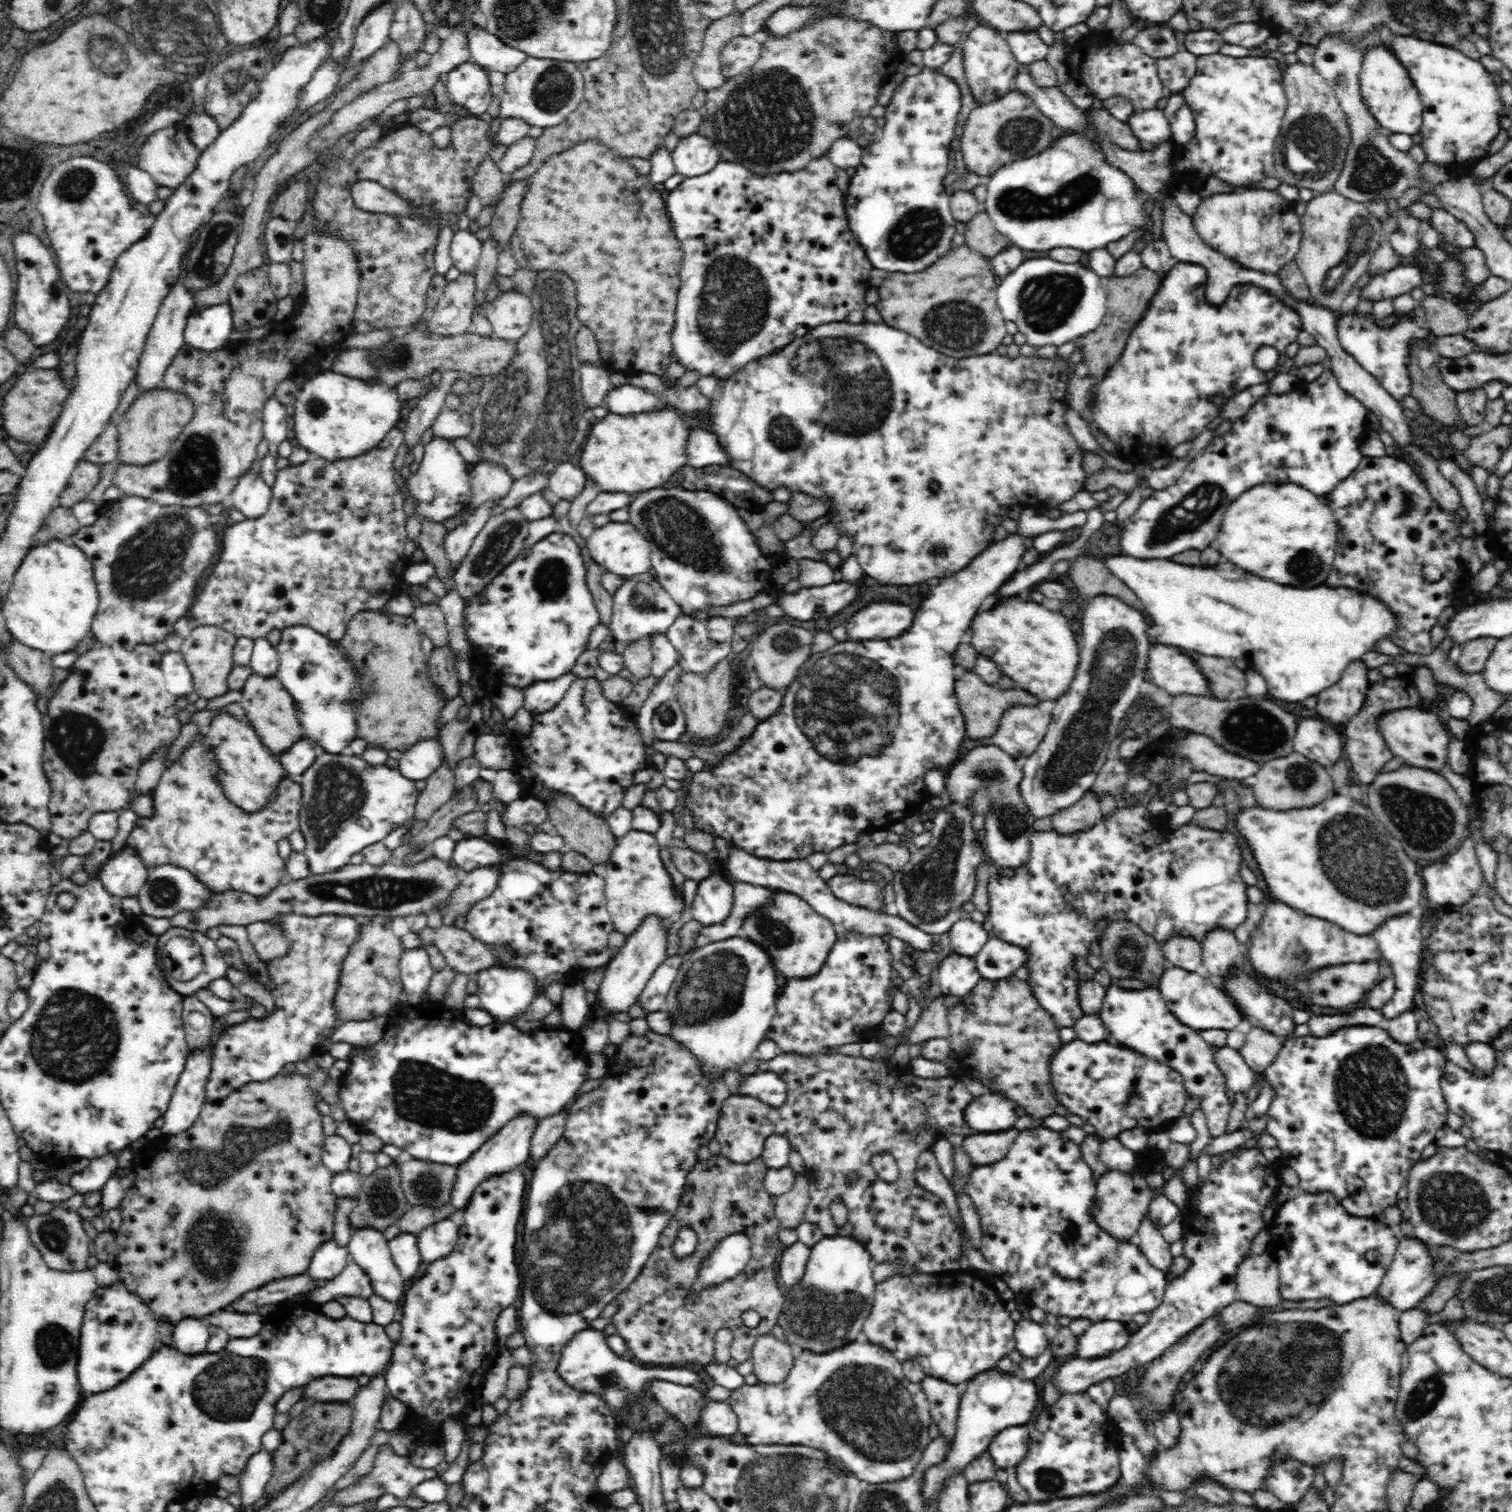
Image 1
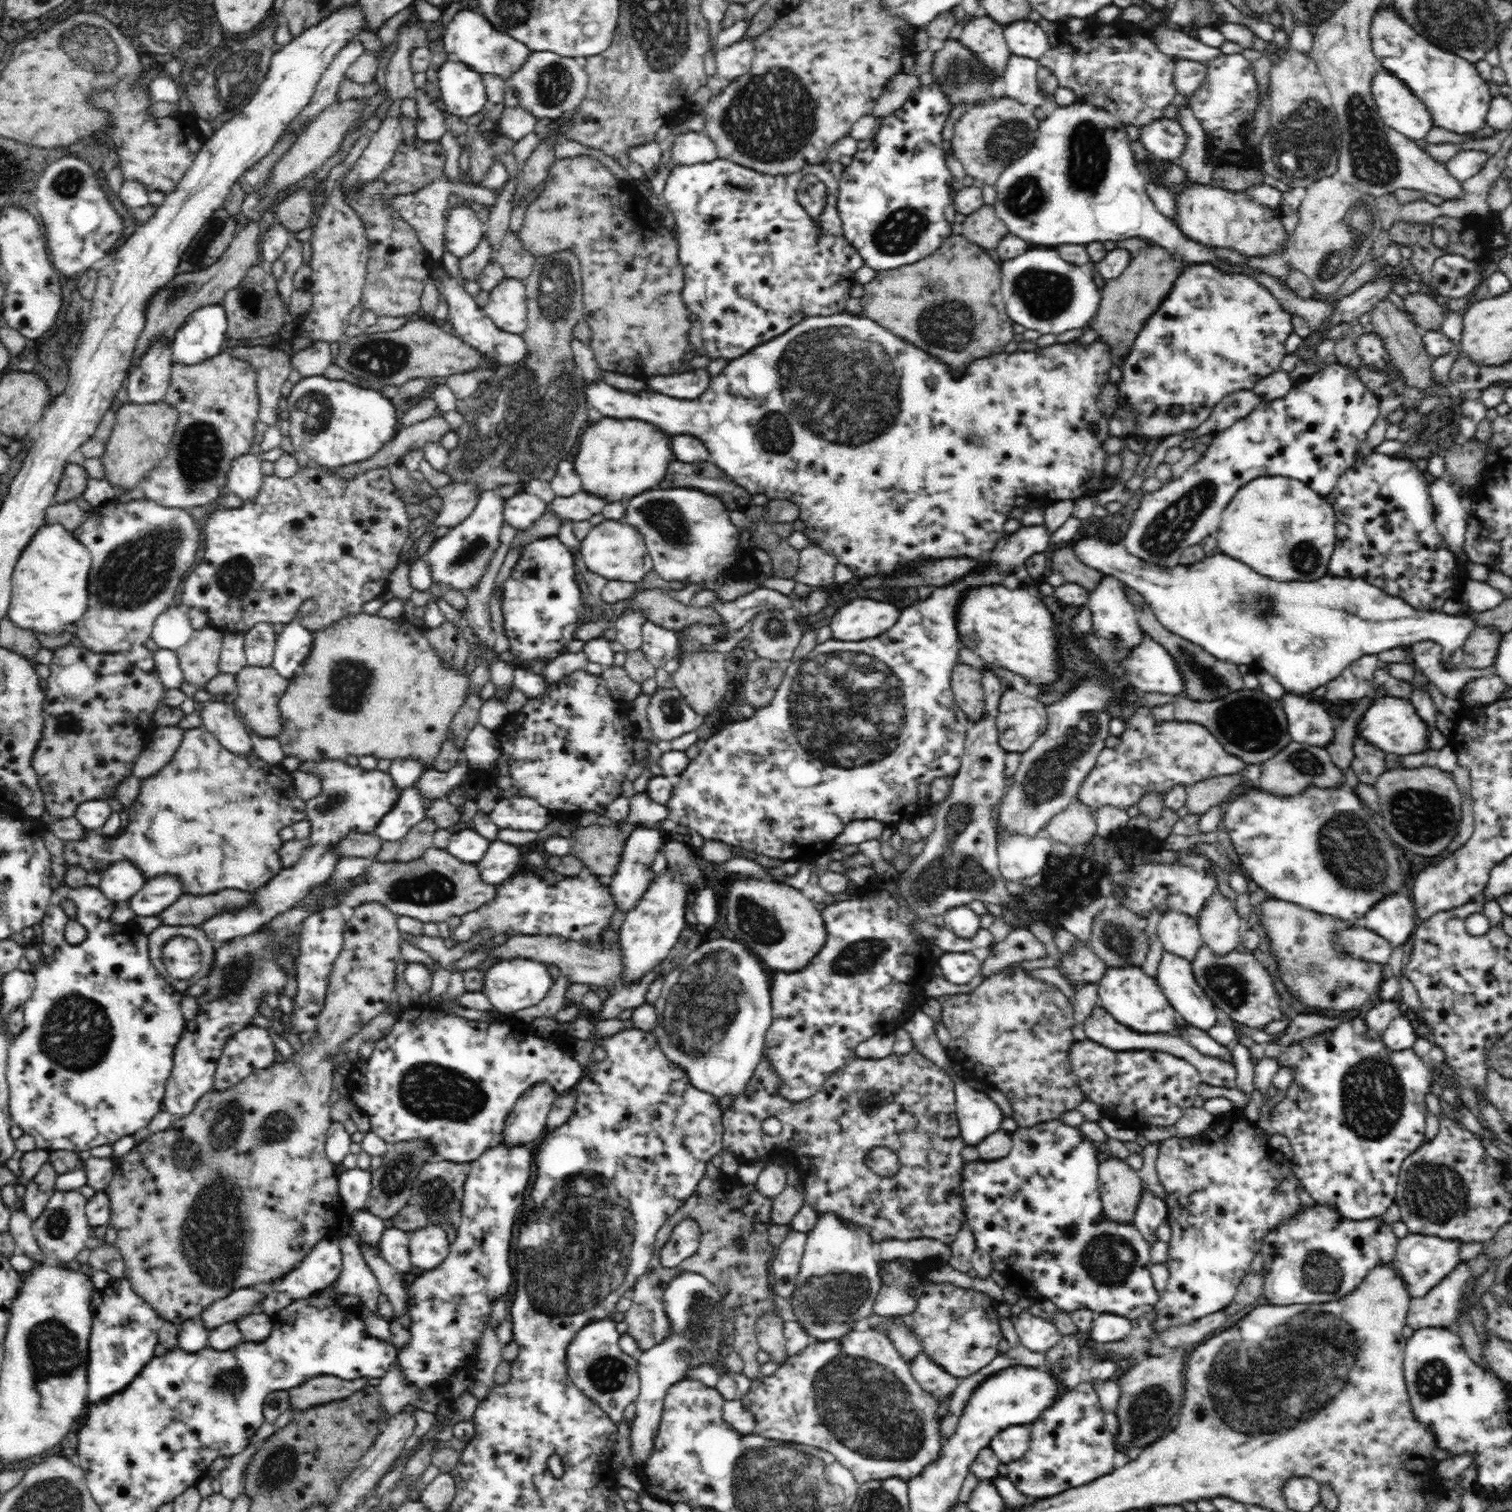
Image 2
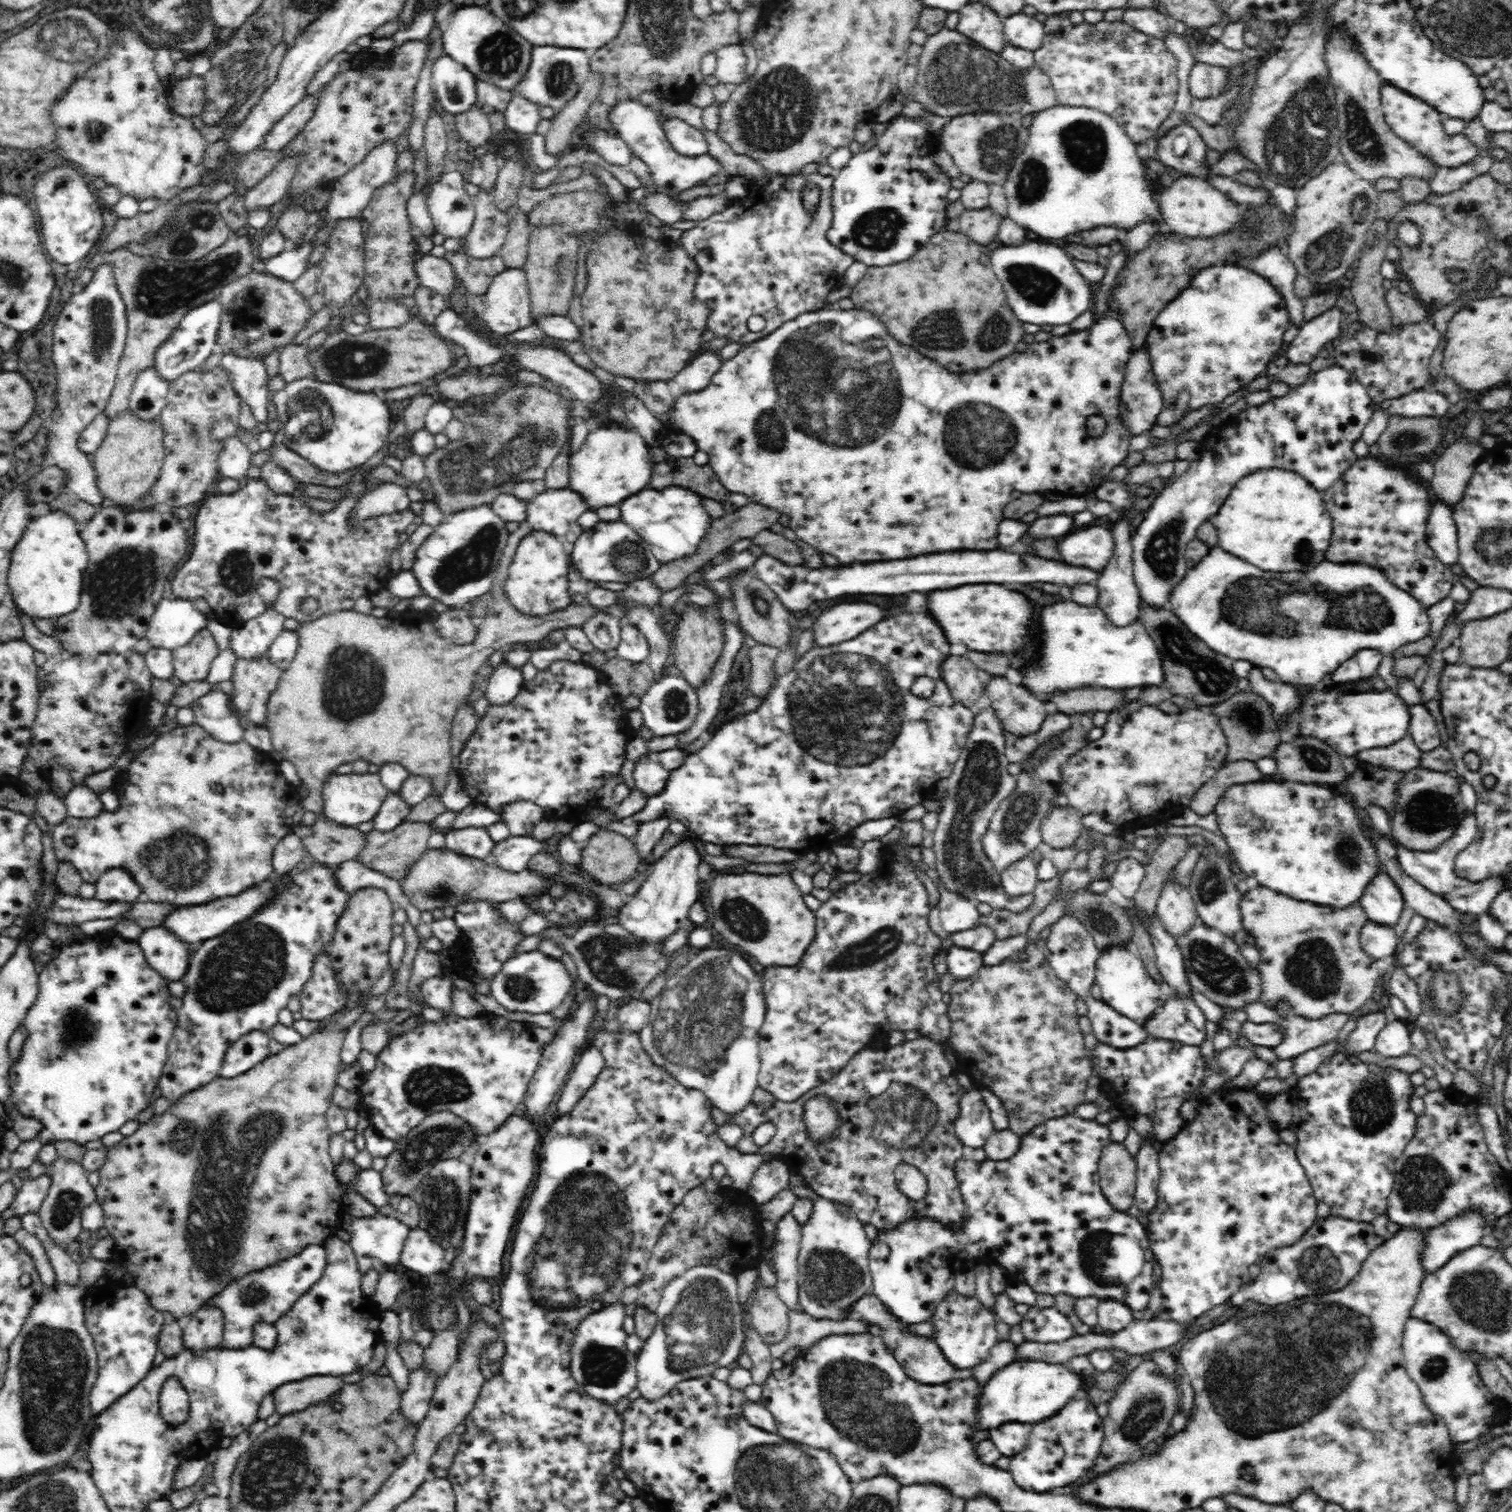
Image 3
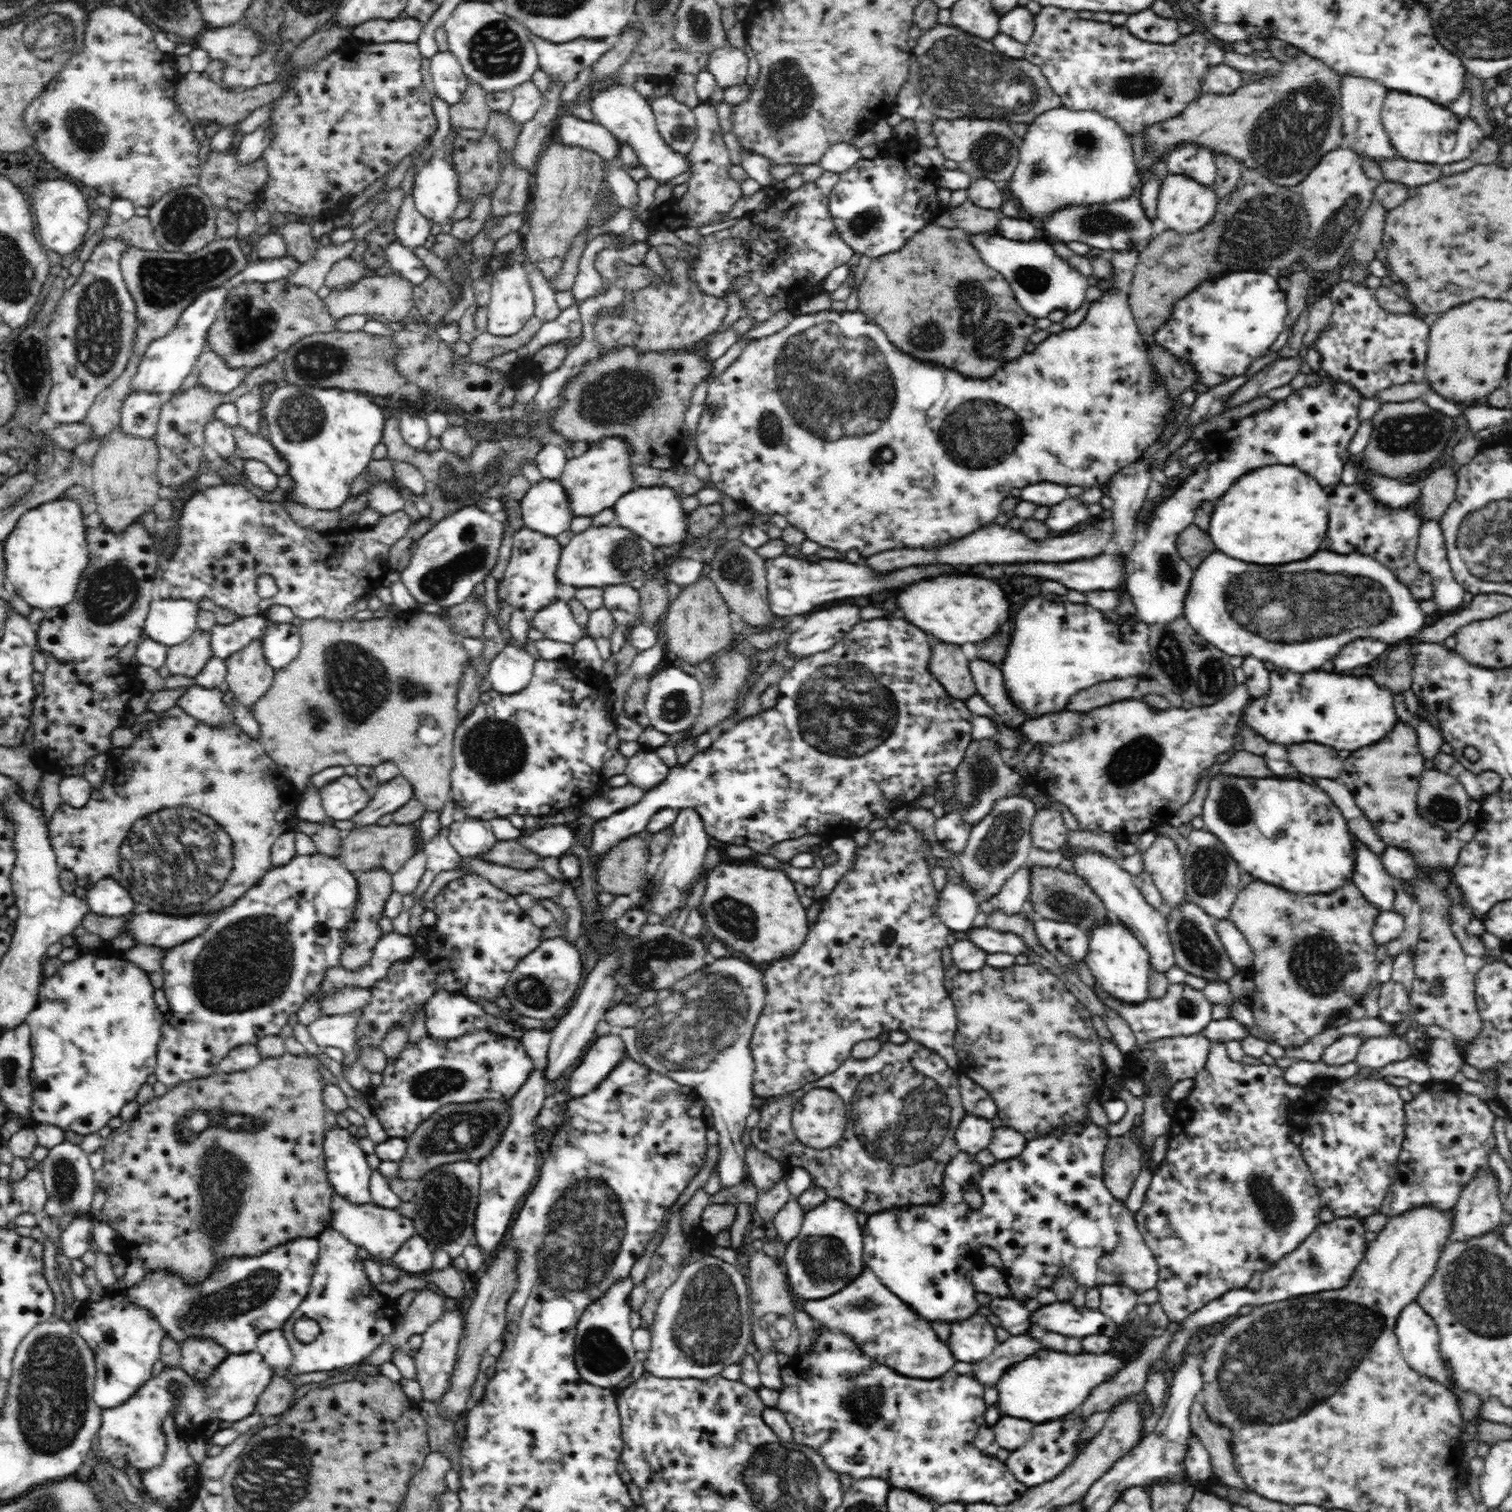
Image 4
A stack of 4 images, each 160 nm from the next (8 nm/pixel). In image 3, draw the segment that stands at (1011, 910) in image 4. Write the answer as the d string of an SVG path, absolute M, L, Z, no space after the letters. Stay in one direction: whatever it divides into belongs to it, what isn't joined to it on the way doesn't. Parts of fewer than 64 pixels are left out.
M1030 856L1026 857L999 874L1002 890L1010 900L1032 894L1039 881L1036 869L1038 864L1035 864Z

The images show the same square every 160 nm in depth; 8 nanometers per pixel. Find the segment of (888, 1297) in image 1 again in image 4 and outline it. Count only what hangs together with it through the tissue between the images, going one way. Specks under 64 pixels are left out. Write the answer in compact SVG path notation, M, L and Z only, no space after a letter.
M974 1314L966 1320L950 1323L952 1337L948 1346L957 1361L975 1363L986 1358L998 1344L995 1329L987 1317Z

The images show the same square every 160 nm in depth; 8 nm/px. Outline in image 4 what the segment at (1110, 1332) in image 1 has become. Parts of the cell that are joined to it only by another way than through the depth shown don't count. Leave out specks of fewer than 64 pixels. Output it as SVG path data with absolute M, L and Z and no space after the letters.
M1128 1283L1103 1284L1099 1286L1099 1291L1100 1311L1119 1325L1130 1320L1134 1308L1141 1301L1138 1290Z

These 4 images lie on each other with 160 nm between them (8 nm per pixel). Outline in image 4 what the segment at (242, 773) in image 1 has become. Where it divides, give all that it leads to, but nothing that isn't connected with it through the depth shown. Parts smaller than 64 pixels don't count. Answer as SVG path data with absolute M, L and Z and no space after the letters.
M194 684L184 688L176 705L190 716L210 726L220 726L220 724L226 726L235 721L230 707L222 699L223 695L220 689L210 689Z

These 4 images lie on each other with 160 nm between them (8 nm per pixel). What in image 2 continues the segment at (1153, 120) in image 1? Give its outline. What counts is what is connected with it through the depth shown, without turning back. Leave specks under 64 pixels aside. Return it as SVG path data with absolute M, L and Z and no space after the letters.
M1164 118L1146 126L1140 134L1139 142L1156 159L1166 163L1176 163L1186 152L1189 134L1178 120Z

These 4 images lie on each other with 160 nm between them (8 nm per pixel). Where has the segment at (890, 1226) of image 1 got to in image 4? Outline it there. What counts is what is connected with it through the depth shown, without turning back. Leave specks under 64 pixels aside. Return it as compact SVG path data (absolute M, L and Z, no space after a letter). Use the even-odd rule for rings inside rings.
M910 1039L906 1040L906 1042L902 1042L902 1044L892 1043L892 1041L889 1040L882 1044L878 1049L878 1052L874 1054L874 1057L866 1059L852 1059L850 1057L845 1062L842 1062L841 1066L838 1066L838 1070L834 1070L832 1074L828 1074L827 1076L824 1076L824 1078L808 1083L805 1086L802 1086L800 1090L794 1090L794 1092L791 1092L790 1096L782 1101L774 1103L761 1102L761 1104L758 1099L757 1104L760 1105L760 1122L754 1129L750 1130L748 1135L752 1144L758 1145L758 1149L768 1153L770 1157L777 1160L785 1168L791 1169L800 1166L810 1171L812 1178L815 1180L813 1185L826 1187L830 1199L839 1199L854 1210L860 1209L868 1214L873 1213L874 1211L885 1211L886 1209L894 1208L896 1206L906 1206L908 1203L935 1203L938 1202L939 1199L939 1183L942 1180L944 1167L950 1162L950 1159L960 1151L960 1147L955 1140L955 1133L958 1126L962 1123L966 1112L962 1103L959 1078L960 1071L954 1071L954 1069L946 1063L946 1060L942 1058L942 1055L938 1054L936 1051L931 1051L925 1046L922 1046L922 1044L911 1041ZM815 1089L829 1089L836 1095L839 1095L843 1103L846 1104L845 1117L847 1118L847 1126L842 1138L840 1138L838 1142L835 1142L830 1148L820 1150L801 1144L797 1140L791 1124L791 1114L794 1106L808 1094L808 1092Z

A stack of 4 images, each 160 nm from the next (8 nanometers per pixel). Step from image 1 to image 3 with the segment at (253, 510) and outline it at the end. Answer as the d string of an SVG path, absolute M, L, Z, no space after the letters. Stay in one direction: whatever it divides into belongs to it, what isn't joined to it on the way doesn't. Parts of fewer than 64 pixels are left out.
M229 436L221 440L218 451L217 465L219 472L224 478L238 480L241 484L246 483L246 474L252 465L253 454L242 443L238 436Z

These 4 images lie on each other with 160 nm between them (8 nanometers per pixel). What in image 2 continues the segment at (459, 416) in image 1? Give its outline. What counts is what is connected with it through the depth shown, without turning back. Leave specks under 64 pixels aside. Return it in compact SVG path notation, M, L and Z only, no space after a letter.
M431 417L411 426L404 426L370 458L334 468L328 467L327 472L341 480L354 480L368 470L387 468L392 464L400 465L406 455L421 449L427 442L439 442L440 437L448 430L450 425L440 417Z

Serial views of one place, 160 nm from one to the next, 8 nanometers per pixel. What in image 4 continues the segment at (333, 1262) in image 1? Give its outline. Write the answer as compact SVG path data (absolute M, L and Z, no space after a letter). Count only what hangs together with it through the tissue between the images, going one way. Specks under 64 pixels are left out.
M298 1237L281 1245L270 1247L257 1255L238 1255L220 1259L201 1281L190 1283L182 1275L164 1269L146 1270L144 1277L132 1288L125 1289L127 1301L150 1313L163 1333L182 1344L190 1338L204 1338L218 1344L229 1354L246 1354L256 1351L258 1338L272 1330L282 1329L290 1321L298 1306L306 1300L320 1258L317 1237Z

